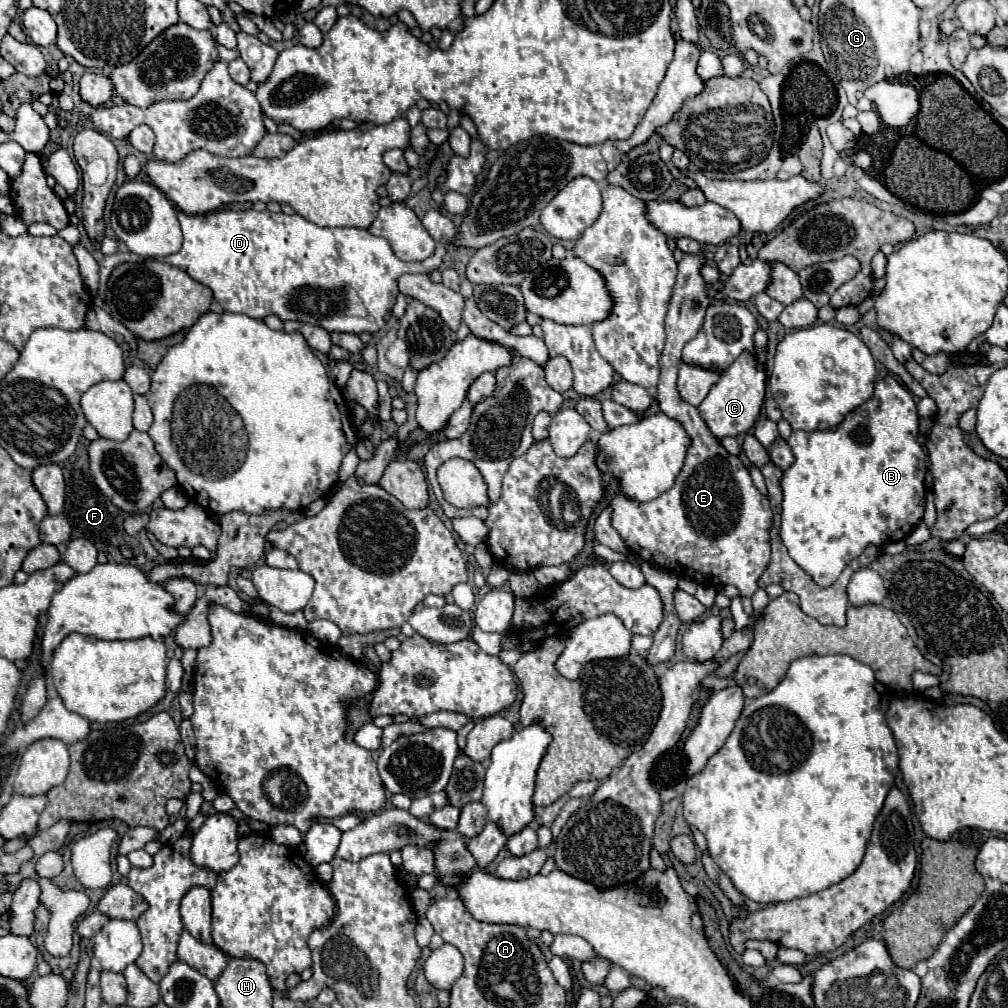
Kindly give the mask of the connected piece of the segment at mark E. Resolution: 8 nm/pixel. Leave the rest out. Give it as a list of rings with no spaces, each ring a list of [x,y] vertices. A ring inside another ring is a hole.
[[[684,256],[678,264],[678,278],[670,308],[666,314],[666,346],[662,352],[662,374],[656,400],[666,416],[678,420],[690,436],[684,466],[670,490],[652,502],[636,504],[614,496],[612,528],[624,544],[642,560],[652,562],[678,576],[696,578],[700,586],[732,584],[742,596],[752,596],[758,588],[758,578],[770,560],[770,528],[774,514],[766,496],[752,484],[748,468],[738,456],[728,454],[722,444],[710,434],[698,414],[698,408],[684,404],[676,392],[678,368],[682,364],[682,348],[702,328],[704,314],[710,306],[706,282],[700,274],[704,256]]]

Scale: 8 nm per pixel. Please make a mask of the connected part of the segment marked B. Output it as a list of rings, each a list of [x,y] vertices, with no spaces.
[[[890,374],[878,380],[874,388],[874,396],[848,414],[836,432],[792,432],[788,438],[796,460],[784,470],[782,478],[784,510],[780,536],[788,554],[820,586],[834,584],[840,572],[860,556],[866,546],[904,540],[926,512],[926,454],[916,440],[918,408],[914,396]]]

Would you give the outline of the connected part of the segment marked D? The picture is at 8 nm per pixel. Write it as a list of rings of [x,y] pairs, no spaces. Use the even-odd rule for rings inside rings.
[[[222,210],[208,214],[178,212],[184,234],[184,244],[178,254],[170,254],[164,262],[182,268],[196,282],[208,286],[214,298],[226,312],[240,312],[262,320],[270,314],[282,322],[300,320],[324,328],[326,332],[380,332],[392,316],[392,306],[398,296],[398,278],[406,272],[432,274],[440,268],[446,245],[438,244],[436,252],[422,262],[402,262],[394,256],[388,240],[372,236],[362,228],[320,228],[306,218],[294,214],[274,214],[270,210]]]

